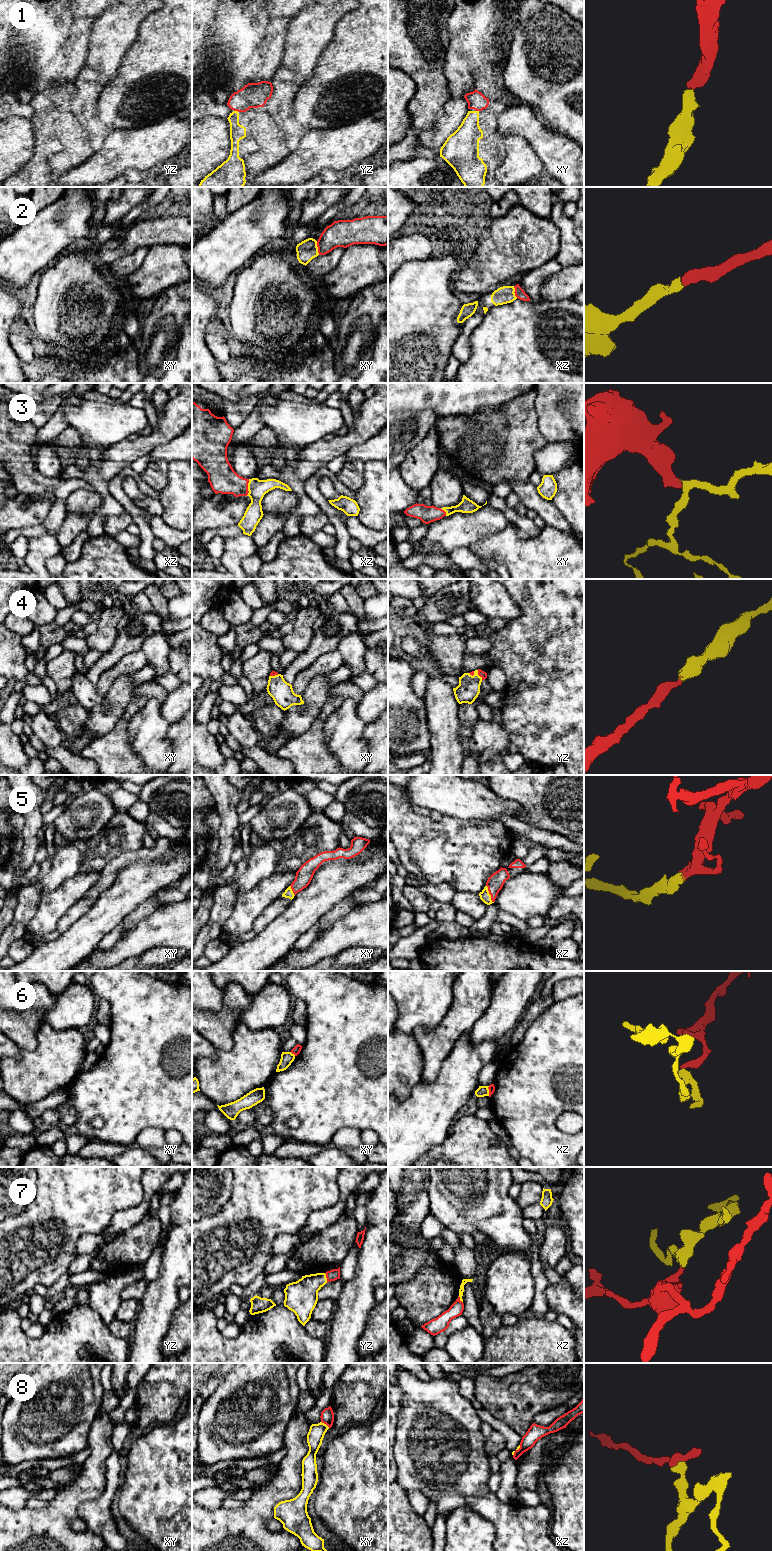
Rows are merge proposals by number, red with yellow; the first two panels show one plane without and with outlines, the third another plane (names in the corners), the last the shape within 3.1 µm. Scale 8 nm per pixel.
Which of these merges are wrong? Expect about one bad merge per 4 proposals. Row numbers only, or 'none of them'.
6, 8

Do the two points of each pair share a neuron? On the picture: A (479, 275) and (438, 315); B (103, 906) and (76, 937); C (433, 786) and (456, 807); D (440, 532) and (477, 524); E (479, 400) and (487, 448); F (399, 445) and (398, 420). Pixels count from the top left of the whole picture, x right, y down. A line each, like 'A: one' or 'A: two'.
A: two
B: one
C: one
D: one
E: two
F: one

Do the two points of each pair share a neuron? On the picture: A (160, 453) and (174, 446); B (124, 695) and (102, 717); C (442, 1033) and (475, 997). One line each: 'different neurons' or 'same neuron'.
A: same neuron
B: same neuron
C: same neuron

